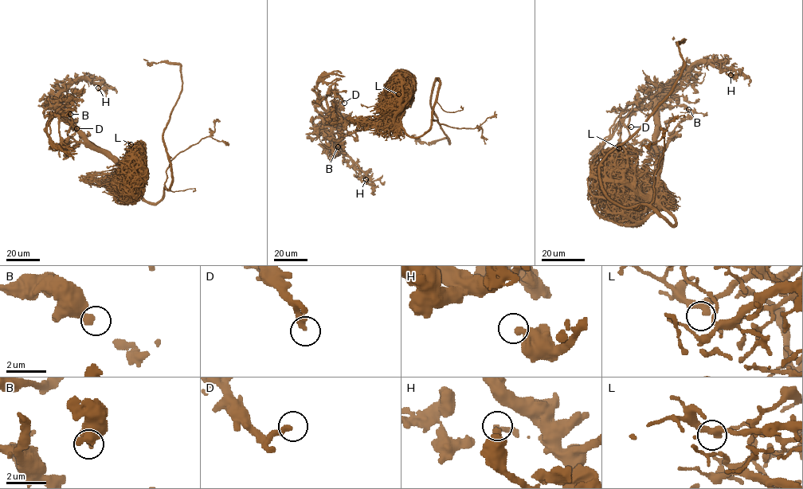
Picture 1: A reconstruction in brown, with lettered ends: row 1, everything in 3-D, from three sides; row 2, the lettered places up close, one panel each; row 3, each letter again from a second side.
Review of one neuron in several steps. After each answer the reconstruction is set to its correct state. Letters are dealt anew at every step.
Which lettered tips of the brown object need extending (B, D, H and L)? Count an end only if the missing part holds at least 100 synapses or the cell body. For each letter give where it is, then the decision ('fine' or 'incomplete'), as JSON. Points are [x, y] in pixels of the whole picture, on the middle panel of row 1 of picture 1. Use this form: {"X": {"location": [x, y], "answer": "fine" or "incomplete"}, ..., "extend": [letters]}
{"B": {"location": [338, 146], "answer": "fine"}, "D": {"location": [344, 103], "answer": "fine"}, "H": {"location": [366, 179], "answer": "fine"}, "L": {"location": [398, 94], "answer": "fine"}, "extend": []}

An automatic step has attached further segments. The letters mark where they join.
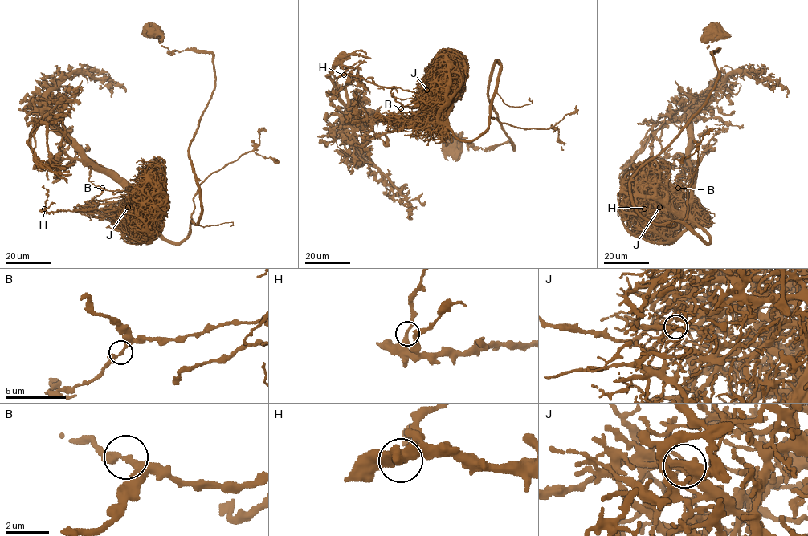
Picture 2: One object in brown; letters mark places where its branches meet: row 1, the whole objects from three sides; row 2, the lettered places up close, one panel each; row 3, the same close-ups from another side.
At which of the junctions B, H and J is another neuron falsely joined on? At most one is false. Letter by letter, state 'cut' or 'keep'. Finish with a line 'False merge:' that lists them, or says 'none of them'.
B: keep
H: keep
J: cut
False merge: J

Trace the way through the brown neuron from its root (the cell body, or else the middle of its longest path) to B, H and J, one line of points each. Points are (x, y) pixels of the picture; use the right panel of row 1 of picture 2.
B: (713, 34), (708, 102), (630, 181), (641, 215), (708, 242), (678, 188)
H: (713, 34), (708, 102), (630, 181), (641, 215), (710, 241), (684, 214), (644, 209)
J: (713, 34), (708, 102), (630, 181), (641, 215), (710, 241), (659, 207)

